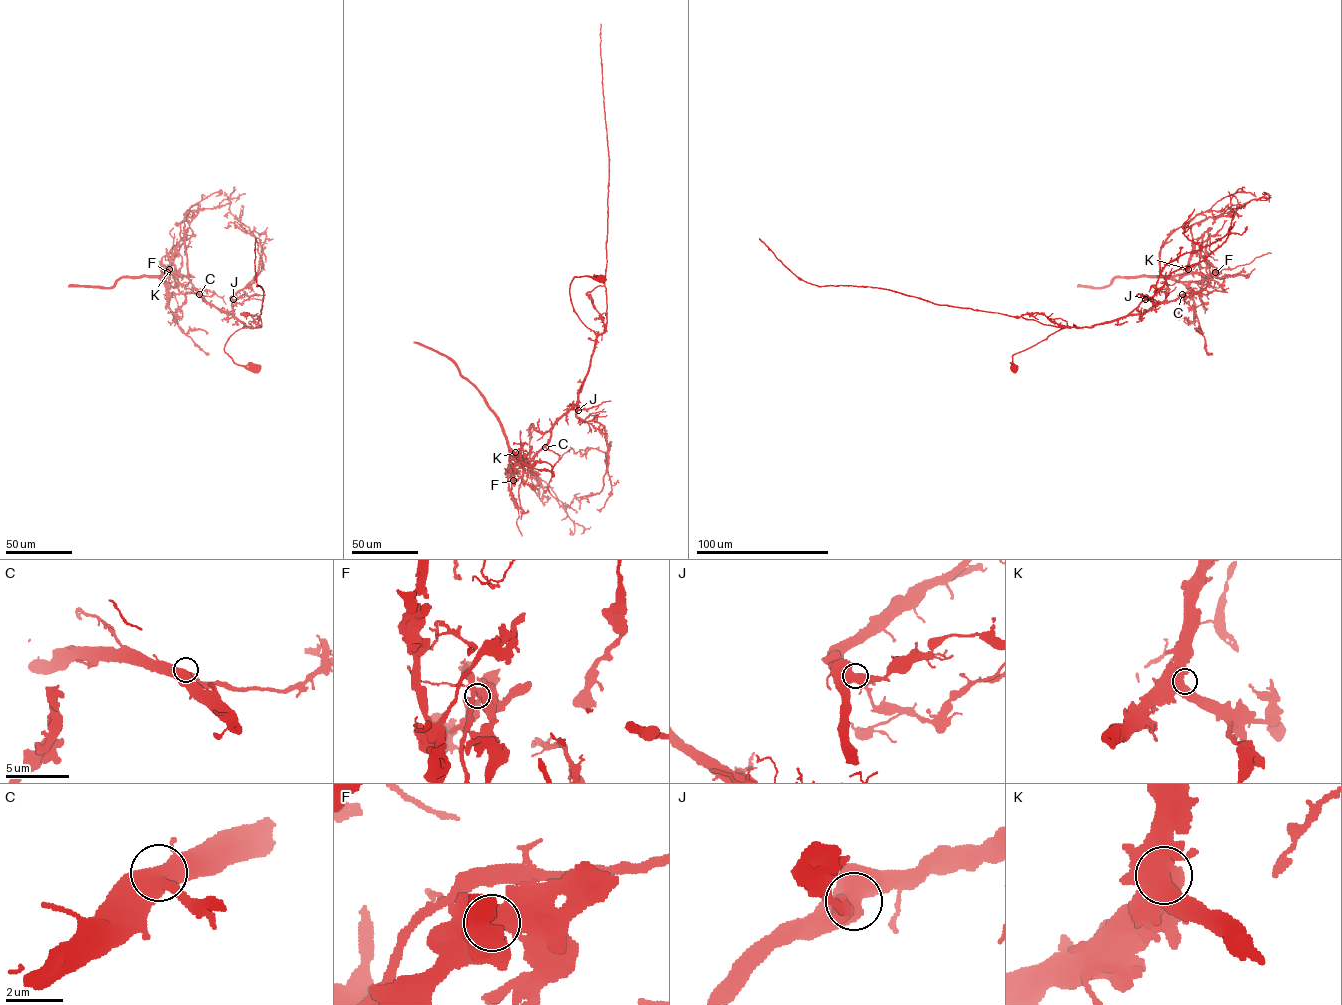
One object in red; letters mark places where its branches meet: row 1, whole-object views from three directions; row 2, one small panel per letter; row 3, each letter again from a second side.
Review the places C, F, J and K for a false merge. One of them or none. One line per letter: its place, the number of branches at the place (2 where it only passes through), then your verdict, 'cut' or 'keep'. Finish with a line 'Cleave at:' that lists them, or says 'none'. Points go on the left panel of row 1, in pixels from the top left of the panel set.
C: at (199, 294); 2 branches meet; keep
F: at (167, 272); 2 branches meet; cut
J: at (233, 299); 2 branches meet; keep
K: at (169, 269); 2 branches meet; keep
Cleave at: F

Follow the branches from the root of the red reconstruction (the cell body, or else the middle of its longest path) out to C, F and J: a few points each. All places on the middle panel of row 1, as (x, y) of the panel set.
C: (602, 278), (575, 277), (571, 283), (573, 310), (594, 332), (595, 344), (578, 401), (554, 425), (545, 447)
F: (602, 278), (575, 277), (570, 287), (573, 310), (596, 335), (578, 401), (530, 460), (513, 465), (512, 480)
J: (602, 278), (575, 277), (570, 287), (573, 310), (596, 335), (588, 373), (578, 392), (578, 410)

